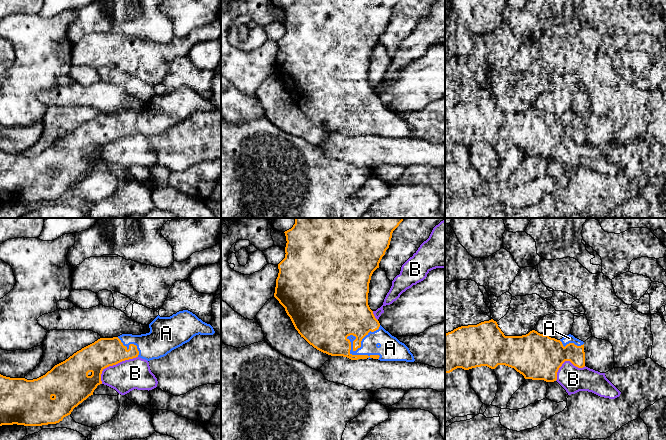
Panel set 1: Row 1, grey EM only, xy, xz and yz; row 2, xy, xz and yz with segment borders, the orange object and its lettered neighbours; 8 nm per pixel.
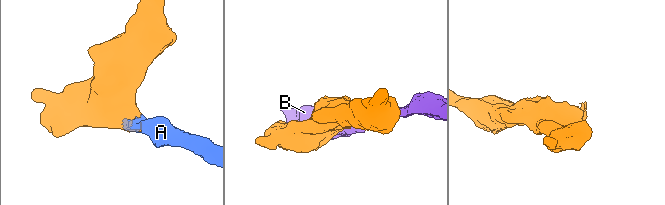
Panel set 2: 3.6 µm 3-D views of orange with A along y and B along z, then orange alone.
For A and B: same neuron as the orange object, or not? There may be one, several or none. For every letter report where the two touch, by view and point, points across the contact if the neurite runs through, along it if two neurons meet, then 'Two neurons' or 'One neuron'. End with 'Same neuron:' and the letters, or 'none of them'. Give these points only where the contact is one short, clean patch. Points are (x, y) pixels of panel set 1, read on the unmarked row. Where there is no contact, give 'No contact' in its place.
A: Touches orange at xz (361, 116). One neuron
B: Touches orange at xy (113, 140). Two neurons
Same neuron: A

